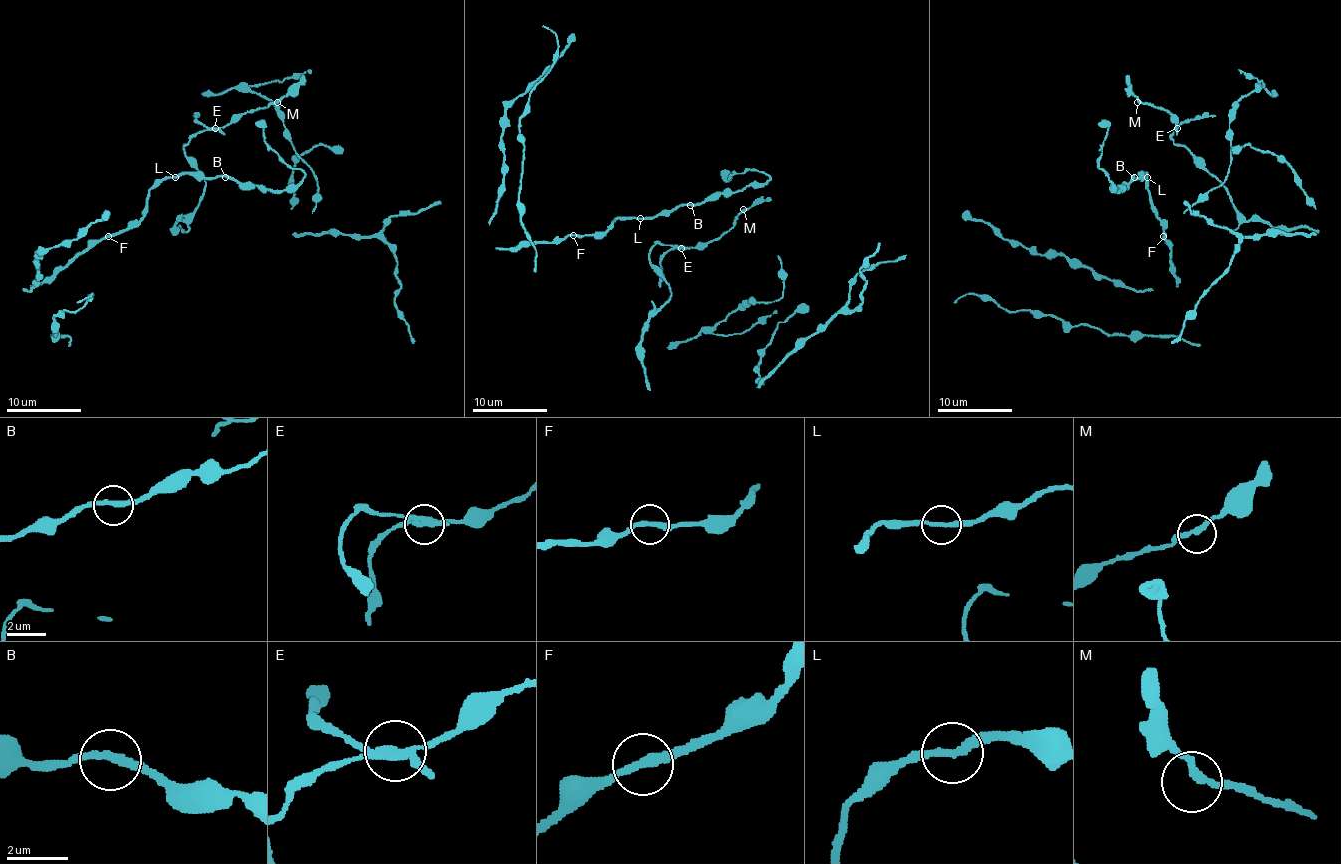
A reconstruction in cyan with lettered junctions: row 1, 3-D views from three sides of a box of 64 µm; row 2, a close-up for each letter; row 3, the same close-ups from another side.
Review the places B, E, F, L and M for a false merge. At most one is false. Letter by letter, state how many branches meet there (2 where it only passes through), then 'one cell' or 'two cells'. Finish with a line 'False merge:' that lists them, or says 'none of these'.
B: 2 | one cell
E: 4 | two cells
F: 2 | one cell
L: 2 | one cell
M: 2 | one cell
False merge: E

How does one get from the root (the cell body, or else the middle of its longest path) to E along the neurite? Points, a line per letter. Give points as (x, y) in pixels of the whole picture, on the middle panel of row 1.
E: (743, 209), (735, 224), (717, 239), (681, 248)

